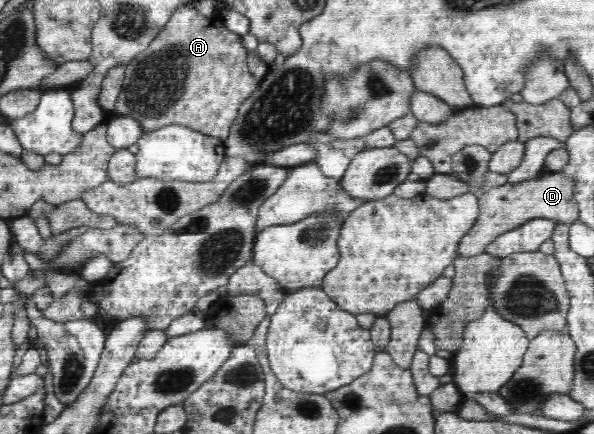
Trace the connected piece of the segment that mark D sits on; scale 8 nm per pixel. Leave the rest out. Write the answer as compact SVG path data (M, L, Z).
M547 171L540 178L517 185L506 183L494 187L479 199L479 216L472 229L458 245L458 254L463 257L474 257L485 253L486 245L490 245L496 237L507 231L516 229L528 220L546 218L564 224L572 224L578 220L578 204L574 197L576 182L566 178L561 172Z

